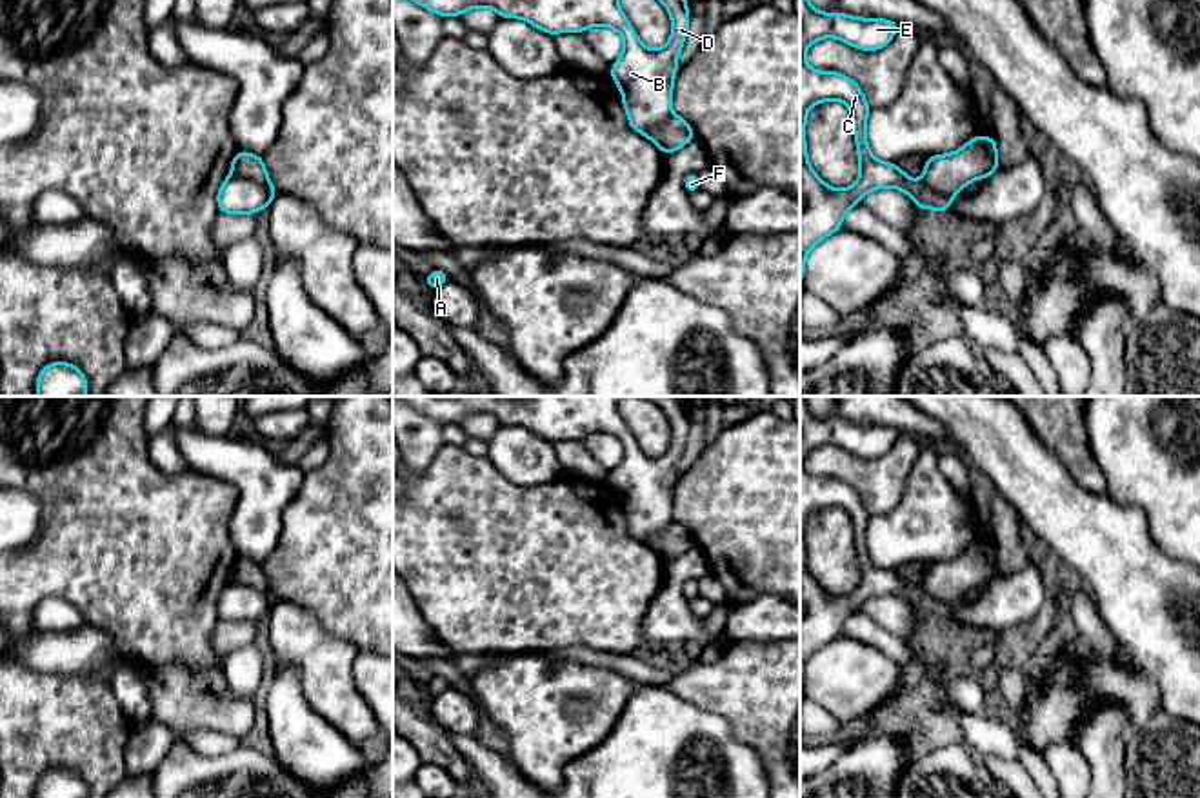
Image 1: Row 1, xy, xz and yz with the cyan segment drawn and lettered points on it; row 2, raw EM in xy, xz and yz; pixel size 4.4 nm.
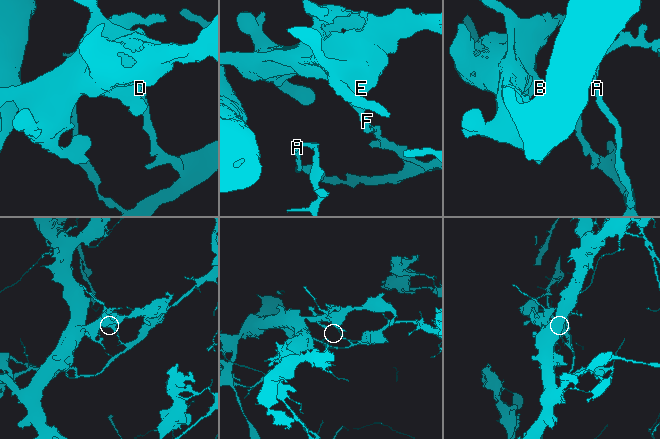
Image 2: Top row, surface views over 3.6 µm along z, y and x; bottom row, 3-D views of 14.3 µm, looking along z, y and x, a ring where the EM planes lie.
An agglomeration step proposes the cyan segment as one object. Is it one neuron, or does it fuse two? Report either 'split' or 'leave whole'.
split

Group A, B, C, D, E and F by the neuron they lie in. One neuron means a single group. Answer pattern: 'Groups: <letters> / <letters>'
Groups: A F / B C D E

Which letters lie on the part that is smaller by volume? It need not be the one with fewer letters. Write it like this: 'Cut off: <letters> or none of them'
Cut off: A, F

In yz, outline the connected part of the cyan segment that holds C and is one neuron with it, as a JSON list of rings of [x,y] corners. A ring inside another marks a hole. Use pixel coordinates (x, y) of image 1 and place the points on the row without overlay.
[[[800,396],[800,693],[805,663],[825,643],[842,634],[844,622],[875,596],[893,594],[913,605],[916,614],[949,620],[951,605],[933,600],[924,587],[911,587],[896,571],[880,569],[867,553],[869,511],[860,493],[836,478],[816,478],[805,471],[807,454],[822,445],[842,447],[860,458],[885,454],[900,433],[885,425],[860,425],[816,418]],[[840,507],[853,525],[860,569],[858,587],[845,596],[831,596],[811,574],[805,553],[807,518],[820,509]]]

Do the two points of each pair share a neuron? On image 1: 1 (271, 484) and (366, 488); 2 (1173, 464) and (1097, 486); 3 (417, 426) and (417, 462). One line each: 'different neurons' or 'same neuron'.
1: different neurons
2: different neurons
3: same neuron

